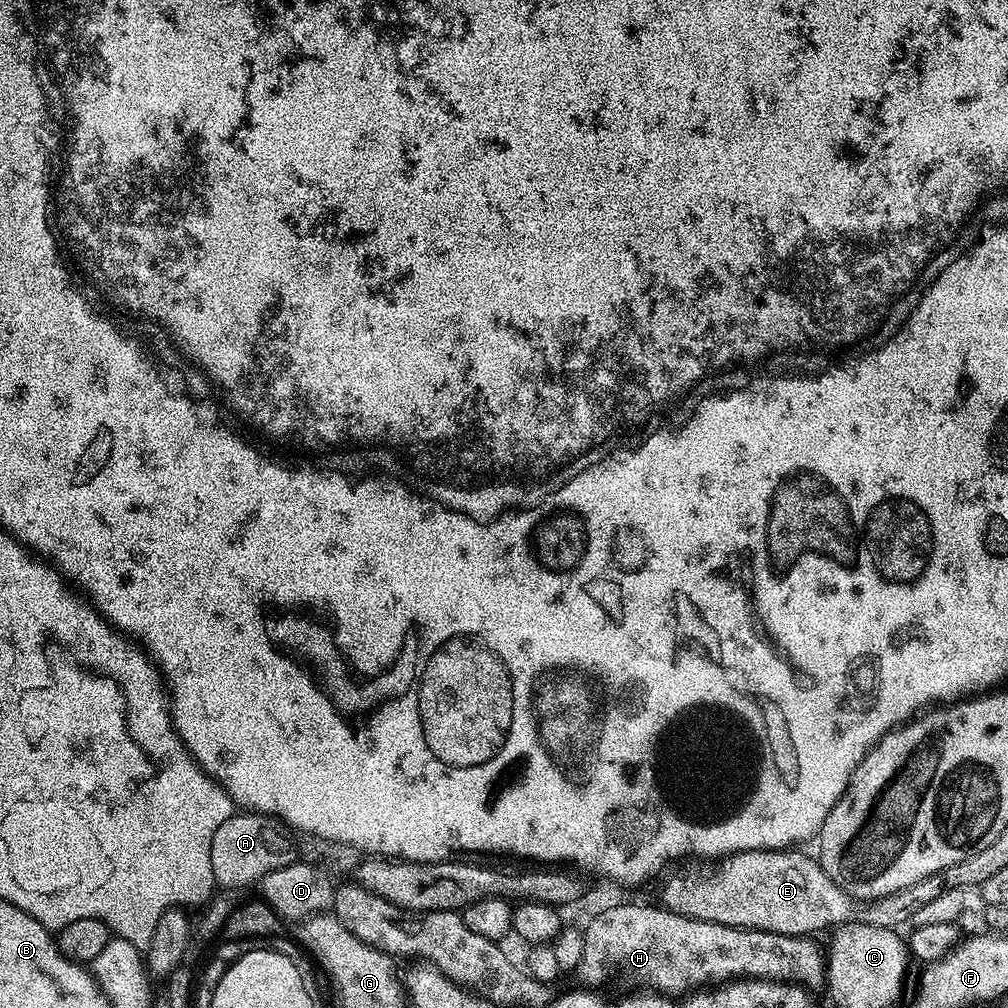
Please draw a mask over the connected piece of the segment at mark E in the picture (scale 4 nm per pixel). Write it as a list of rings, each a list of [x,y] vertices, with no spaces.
[[[776,849],[774,851],[742,851],[727,857],[712,876],[682,876],[672,879],[664,896],[665,907],[674,913],[682,913],[694,920],[713,921],[715,924],[734,926],[735,928],[762,930],[768,933],[790,934],[791,936],[817,935],[844,922],[862,922],[874,927],[897,929],[899,925],[909,923],[911,916],[919,907],[924,906],[946,888],[944,873],[931,875],[930,878],[916,882],[896,894],[887,895],[878,900],[856,900],[846,894],[841,887],[826,874],[819,861],[800,852],[802,850]]]

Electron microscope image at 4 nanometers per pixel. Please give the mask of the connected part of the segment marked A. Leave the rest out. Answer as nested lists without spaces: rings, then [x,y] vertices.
[[[247,810],[237,811],[226,822],[214,830],[214,838],[210,842],[210,866],[216,875],[216,883],[224,888],[248,888],[259,885],[266,874],[278,870],[282,866],[290,866],[297,863],[300,848],[296,845],[297,837],[293,829],[289,828],[283,820],[278,820],[274,816],[266,816],[262,812],[249,812]]]

